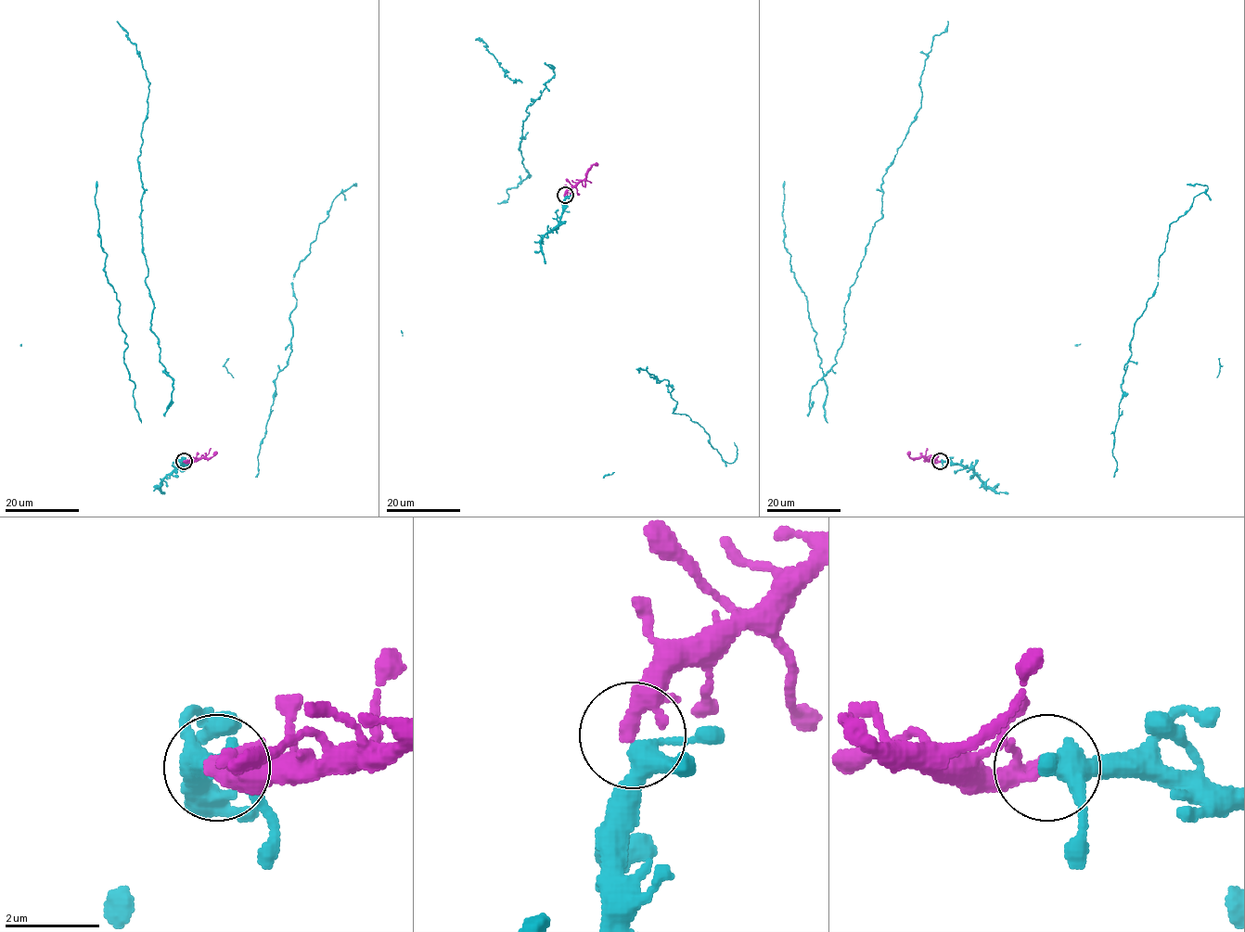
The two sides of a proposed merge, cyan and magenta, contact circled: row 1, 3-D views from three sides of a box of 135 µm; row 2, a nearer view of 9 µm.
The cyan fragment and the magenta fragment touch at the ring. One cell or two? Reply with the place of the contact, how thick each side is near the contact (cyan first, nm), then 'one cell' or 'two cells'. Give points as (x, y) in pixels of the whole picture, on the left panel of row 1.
place (184, 461); calibres 320 and 240 nm; one cell

